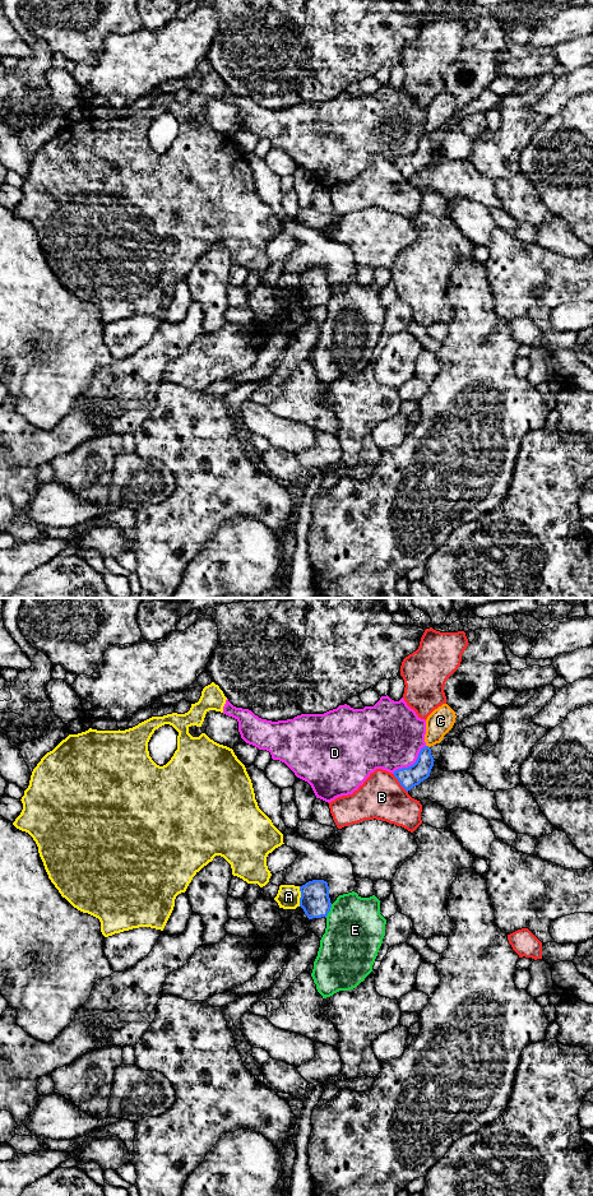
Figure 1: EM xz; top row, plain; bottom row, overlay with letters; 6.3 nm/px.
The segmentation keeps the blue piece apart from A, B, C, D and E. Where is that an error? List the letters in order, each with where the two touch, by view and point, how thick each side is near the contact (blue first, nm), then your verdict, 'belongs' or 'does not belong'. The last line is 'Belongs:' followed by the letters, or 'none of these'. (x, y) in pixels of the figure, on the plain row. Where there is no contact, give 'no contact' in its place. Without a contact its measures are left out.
A: xz (301, 284) | 190/140 nm | does not belong
B: xz (399, 170) | 130/280 nm | does not belong
C: xz (427, 134) | 130/160 nm | does not belong
D: xz (411, 153) | 130/420 nm | does not belong
E: xz (329, 298) | 190/360 nm | does not belong
Belongs: none of these

